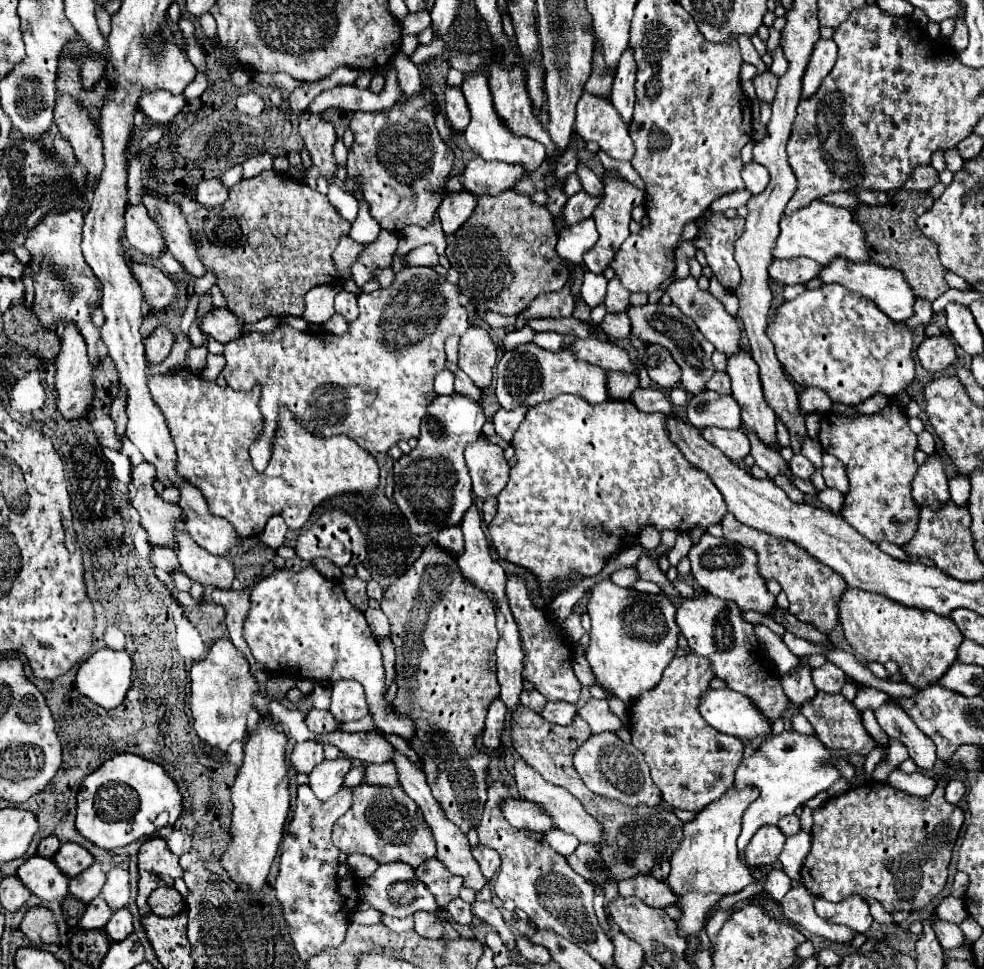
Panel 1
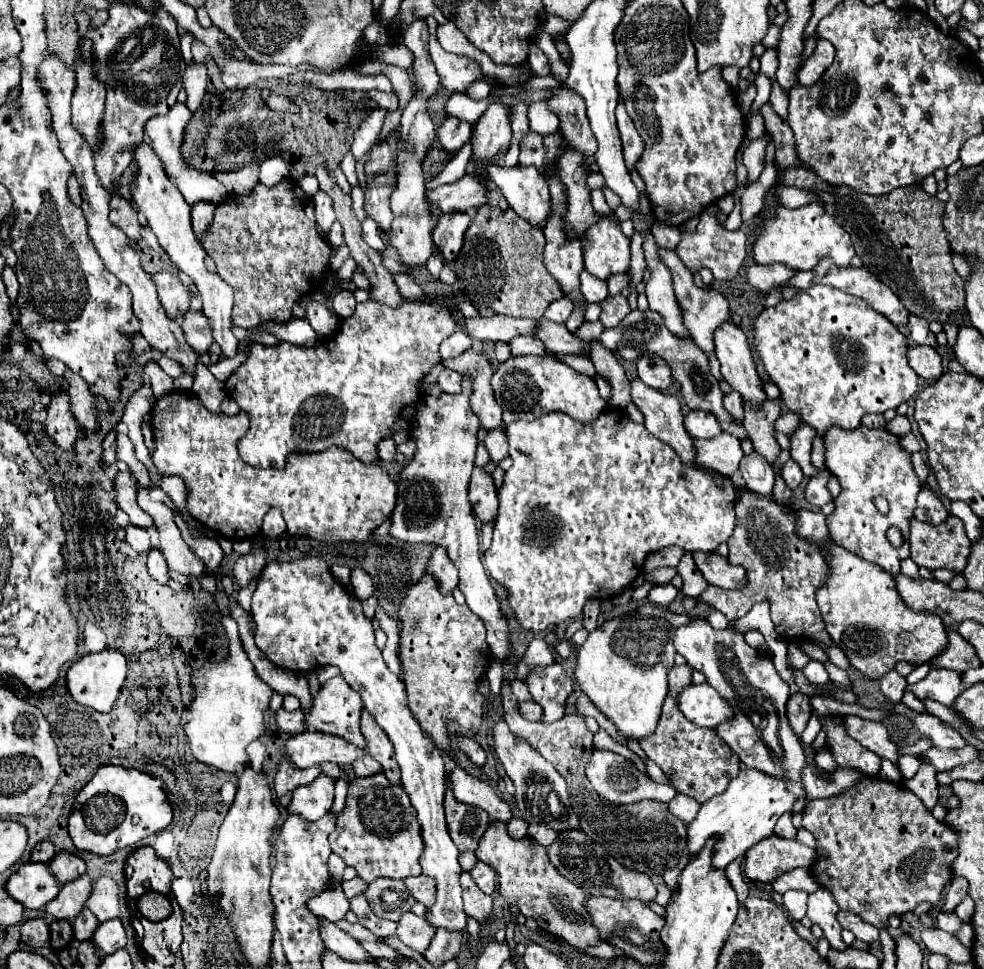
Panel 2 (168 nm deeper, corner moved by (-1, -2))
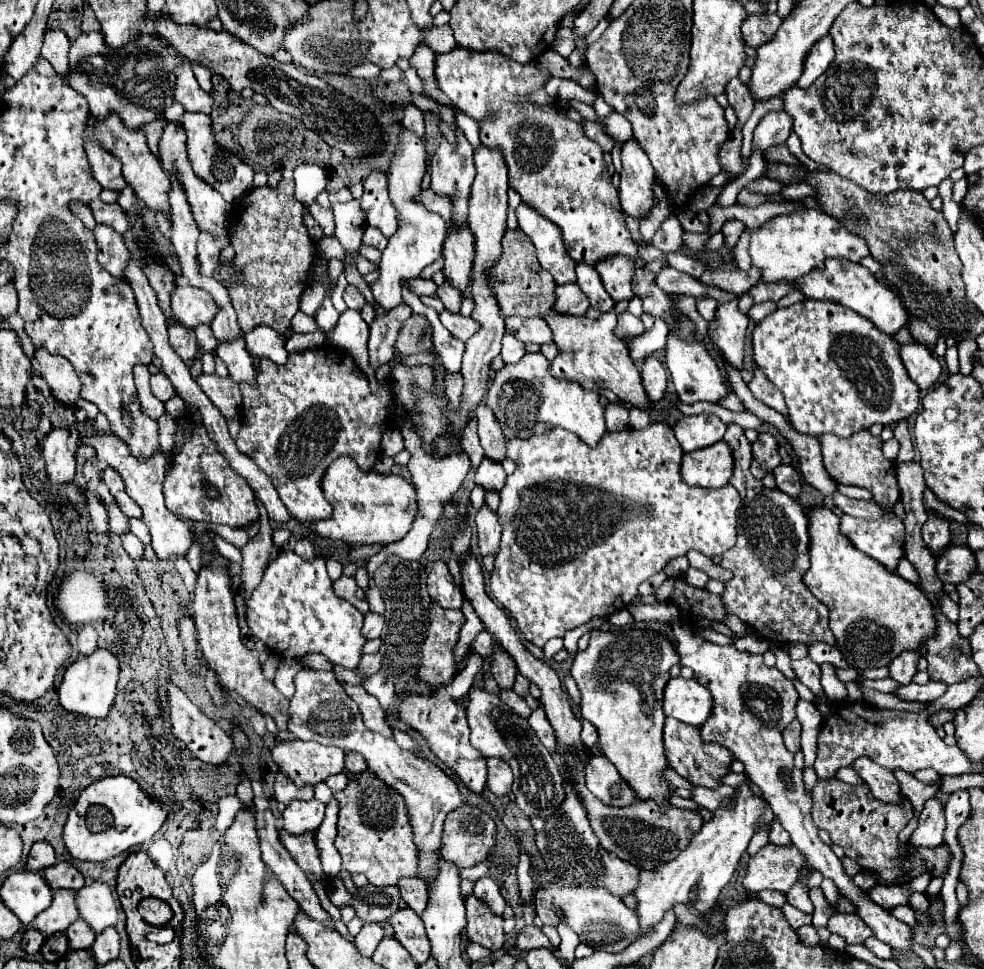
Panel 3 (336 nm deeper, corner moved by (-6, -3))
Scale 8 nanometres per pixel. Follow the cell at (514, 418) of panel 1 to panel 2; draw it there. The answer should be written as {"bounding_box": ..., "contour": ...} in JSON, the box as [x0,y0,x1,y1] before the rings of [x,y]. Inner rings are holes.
{"bounding_box":[483,430,507,464],"contour":[[[491,430],[485,440],[483,440],[487,452],[489,452],[489,458],[491,462],[499,464],[505,456],[507,456],[507,446],[505,446],[505,434],[503,430]]]}

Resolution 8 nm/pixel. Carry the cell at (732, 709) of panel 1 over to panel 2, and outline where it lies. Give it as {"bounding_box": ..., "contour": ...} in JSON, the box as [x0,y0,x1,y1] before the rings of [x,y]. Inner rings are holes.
{"bounding_box":[675,684,733,728],"contour":[[[689,684],[675,698],[683,716],[697,726],[713,728],[721,722],[729,722],[733,716],[729,706],[725,706],[725,700],[709,684]]]}

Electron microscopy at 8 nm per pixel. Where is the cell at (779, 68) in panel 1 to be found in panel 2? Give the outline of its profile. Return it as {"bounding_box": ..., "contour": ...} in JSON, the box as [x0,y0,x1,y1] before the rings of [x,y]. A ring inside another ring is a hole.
{"bounding_box":[751,74,771,112],"contour":[[[757,74],[755,78],[755,86],[757,86],[757,98],[751,106],[751,112],[759,112],[759,108],[769,100],[769,92],[771,92],[771,80],[763,74]]]}

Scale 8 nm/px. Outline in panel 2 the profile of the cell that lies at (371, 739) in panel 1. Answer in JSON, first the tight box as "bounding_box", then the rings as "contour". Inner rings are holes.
{"bounding_box":[285,732,365,770],"contour":[[[301,732],[285,742],[285,756],[293,766],[301,770],[309,766],[319,766],[323,762],[333,762],[339,766],[351,764],[361,754],[365,752],[351,742],[321,732]]]}

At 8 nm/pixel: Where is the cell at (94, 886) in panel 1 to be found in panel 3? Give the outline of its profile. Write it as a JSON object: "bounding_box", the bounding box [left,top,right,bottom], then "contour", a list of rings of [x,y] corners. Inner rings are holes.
{"bounding_box":[34,891,80,937],"contour":[[[56,891],[52,905],[34,919],[34,927],[46,937],[54,935],[56,931],[66,931],[80,917],[74,895],[76,891]]]}

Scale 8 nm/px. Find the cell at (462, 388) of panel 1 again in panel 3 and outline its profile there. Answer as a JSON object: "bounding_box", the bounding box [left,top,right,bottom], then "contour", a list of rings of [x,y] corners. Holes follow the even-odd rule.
{"bounding_box":[444,373,462,409],"contour":[[[446,373],[444,375],[444,391],[448,397],[448,405],[452,409],[460,407],[460,393],[462,393],[462,375],[460,373]]]}

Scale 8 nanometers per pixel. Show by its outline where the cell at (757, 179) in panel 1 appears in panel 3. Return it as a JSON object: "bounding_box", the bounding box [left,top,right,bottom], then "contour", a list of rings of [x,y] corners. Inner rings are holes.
{"bounding_box":[752,111,792,151],"contour":[[[770,111],[762,117],[758,127],[754,129],[754,139],[752,139],[752,151],[766,151],[768,147],[782,145],[786,143],[788,135],[792,131],[792,117],[784,111]]]}

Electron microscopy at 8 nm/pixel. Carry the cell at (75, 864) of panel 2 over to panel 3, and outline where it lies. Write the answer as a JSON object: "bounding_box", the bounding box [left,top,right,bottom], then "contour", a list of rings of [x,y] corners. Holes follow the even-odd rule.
{"bounding_box":[42,863,84,891],"contour":[[[56,863],[52,867],[46,867],[42,871],[44,879],[48,881],[48,885],[58,891],[58,889],[74,889],[78,891],[84,885],[84,877],[82,873],[72,865],[72,863]]]}

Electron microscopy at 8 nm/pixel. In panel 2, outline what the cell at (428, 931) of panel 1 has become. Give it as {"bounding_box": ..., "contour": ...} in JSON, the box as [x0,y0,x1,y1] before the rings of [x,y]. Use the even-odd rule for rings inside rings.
{"bounding_box":[397,912,435,952],"contour":[[[407,912],[399,918],[397,922],[397,936],[411,946],[417,952],[425,952],[429,948],[429,942],[433,938],[435,930],[433,926],[429,926],[429,922],[425,922],[425,918],[415,916],[413,912]]]}

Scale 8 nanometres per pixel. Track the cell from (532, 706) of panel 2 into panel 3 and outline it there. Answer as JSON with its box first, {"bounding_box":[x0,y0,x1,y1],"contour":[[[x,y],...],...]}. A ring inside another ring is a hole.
{"bounding_box":[500,689,532,719],"contour":[[[508,689],[508,691],[500,691],[500,699],[502,699],[510,709],[514,709],[520,717],[524,717],[524,719],[530,717],[532,709],[530,709],[528,703],[526,703],[520,695],[516,695],[512,689]]]}

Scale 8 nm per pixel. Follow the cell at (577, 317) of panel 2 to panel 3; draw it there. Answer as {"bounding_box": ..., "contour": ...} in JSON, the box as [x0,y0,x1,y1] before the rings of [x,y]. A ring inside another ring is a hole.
{"bounding_box":[516,203,576,285],"contour":[[[520,203],[516,215],[520,229],[530,237],[530,241],[538,251],[540,265],[552,273],[554,281],[558,285],[576,283],[576,273],[574,273],[576,263],[564,249],[560,235],[562,231],[558,231],[558,225],[550,223],[550,219],[546,219],[544,215],[538,215],[534,207],[526,207],[526,203]]]}

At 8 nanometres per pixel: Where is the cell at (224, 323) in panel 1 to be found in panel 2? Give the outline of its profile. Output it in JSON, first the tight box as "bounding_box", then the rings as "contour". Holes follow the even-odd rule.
{"bounding_box":[181,312,213,356],"contour":[[[187,312],[183,316],[181,330],[183,330],[183,336],[185,336],[187,344],[199,356],[205,354],[207,348],[213,344],[213,338],[209,334],[209,320],[201,312]]]}

